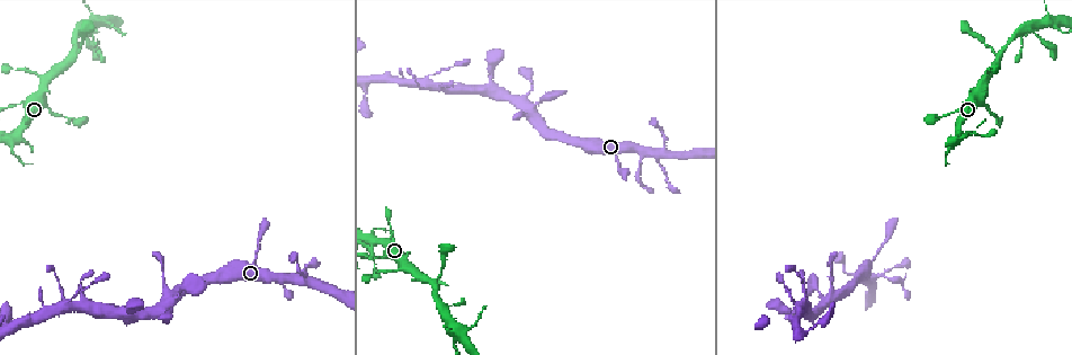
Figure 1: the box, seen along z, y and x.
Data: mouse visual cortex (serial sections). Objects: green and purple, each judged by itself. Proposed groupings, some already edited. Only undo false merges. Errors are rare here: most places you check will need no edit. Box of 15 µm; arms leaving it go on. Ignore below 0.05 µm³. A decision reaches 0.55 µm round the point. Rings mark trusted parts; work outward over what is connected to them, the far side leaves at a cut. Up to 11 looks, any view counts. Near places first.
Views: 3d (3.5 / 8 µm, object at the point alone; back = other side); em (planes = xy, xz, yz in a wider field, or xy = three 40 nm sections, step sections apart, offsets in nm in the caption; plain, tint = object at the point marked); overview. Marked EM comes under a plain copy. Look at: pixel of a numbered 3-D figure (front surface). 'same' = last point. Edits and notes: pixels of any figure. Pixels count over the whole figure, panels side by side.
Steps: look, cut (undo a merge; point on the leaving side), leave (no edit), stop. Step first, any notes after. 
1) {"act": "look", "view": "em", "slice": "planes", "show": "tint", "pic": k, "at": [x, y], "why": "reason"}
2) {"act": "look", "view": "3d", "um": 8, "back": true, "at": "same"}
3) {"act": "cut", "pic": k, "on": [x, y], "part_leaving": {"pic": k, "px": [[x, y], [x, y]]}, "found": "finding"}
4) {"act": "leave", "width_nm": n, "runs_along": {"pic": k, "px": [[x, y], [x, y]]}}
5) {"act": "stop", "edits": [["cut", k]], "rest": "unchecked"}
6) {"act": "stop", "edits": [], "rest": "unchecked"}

{"act": "look", "view": "3d", "um": 8, "pic": 1, "at": [960, 134], "why": "abrupt turn"}

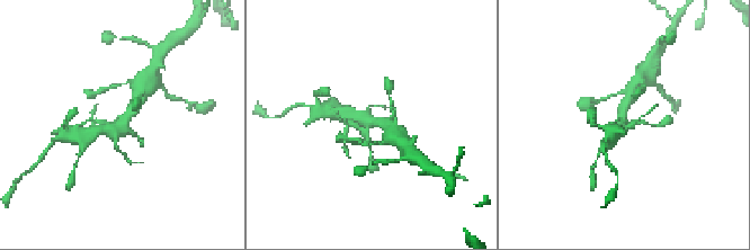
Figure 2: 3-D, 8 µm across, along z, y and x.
{"act": "look", "view": "em", "slice": "xy", "step": 5, "show": "tint", "pic": 2, "at": [116, 124], "why": "need the tissue"}

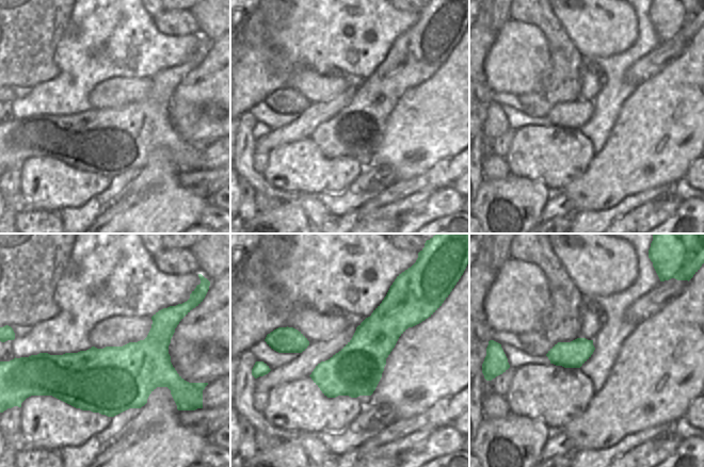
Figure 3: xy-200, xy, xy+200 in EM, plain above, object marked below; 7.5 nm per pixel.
{"act": "leave", "runs_along": {"pic": 2, "px": [[140, 100], [114, 131], [94, 127]]}, "found": "one cell here"}

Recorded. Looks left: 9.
{"act": "look", "view": "em", "slice": "planes", "show": "tint", "pic": 1, "at": [72, 54], "why": "branch point"}

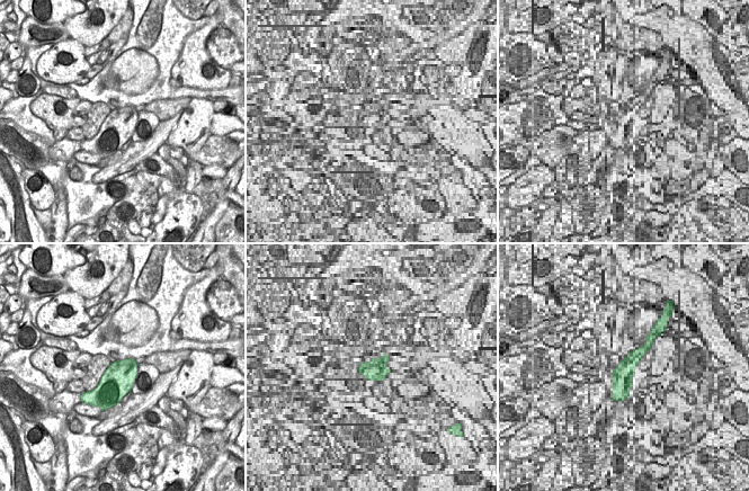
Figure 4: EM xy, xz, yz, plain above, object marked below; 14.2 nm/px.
{"act": "look", "view": "3d", "um": 3.5, "at": "same"}

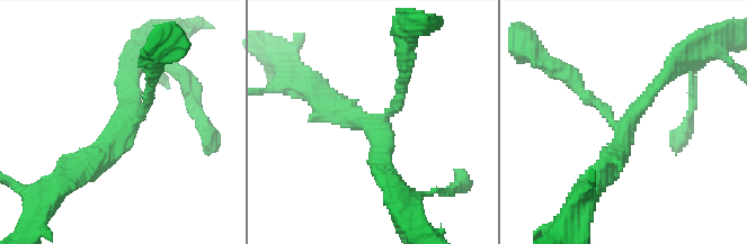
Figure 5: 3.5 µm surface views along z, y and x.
{"act": "leave", "width_nm": 460, "runs_along": {"pic": 5, "px": [[598, 177], [670, 70]]}, "found": "one cell here"}

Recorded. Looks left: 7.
{"act": "look", "view": "3d", "um": 3.5, "pic": 1, "at": [533, 84]}

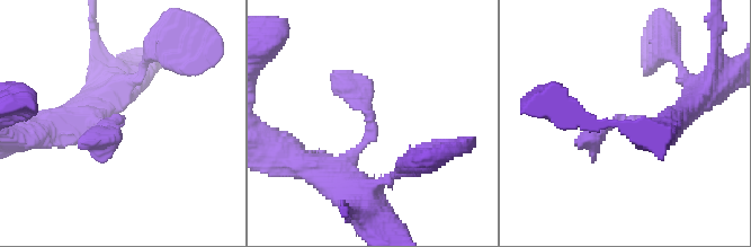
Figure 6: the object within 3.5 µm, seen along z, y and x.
{"act": "look", "view": "em", "slice": "xy", "step": 2, "show": "tint", "pic": 6, "at": [116, 119]}

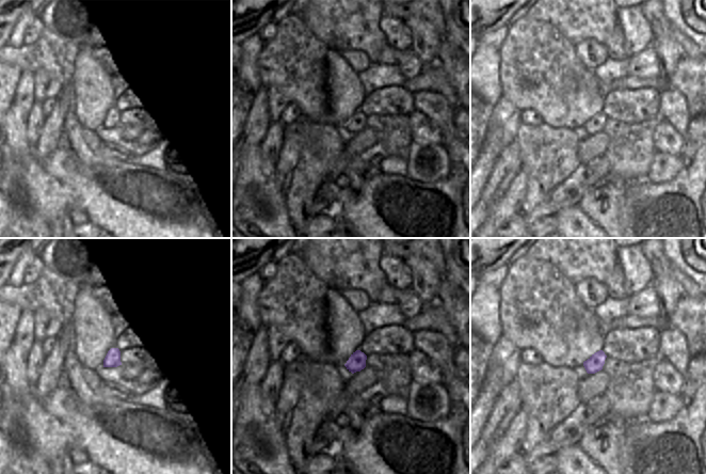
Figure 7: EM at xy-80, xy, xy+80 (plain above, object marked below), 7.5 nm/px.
{"act": "look", "view": "em", "slice": "xy", "step": 1, "show": "tint", "at": "same"}

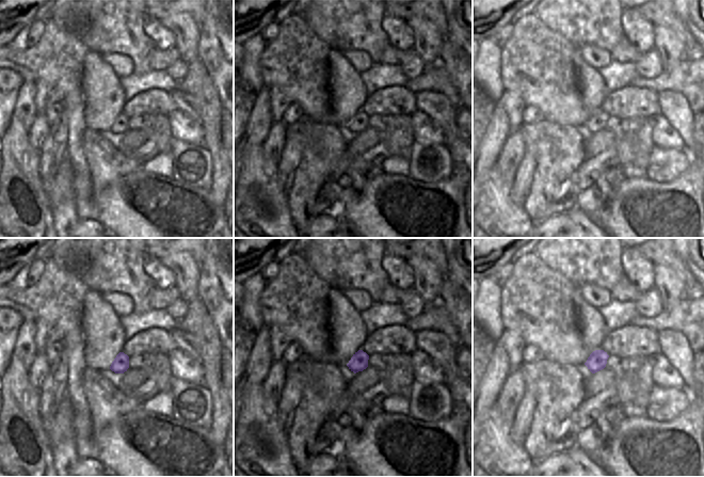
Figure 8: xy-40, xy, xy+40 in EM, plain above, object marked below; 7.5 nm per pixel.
{"act": "leave", "runs_along": {"pic": 6, "px": [[685, 111], [671, 124], [613, 121], [579, 149]]}, "found": "continuous, no second cell"}

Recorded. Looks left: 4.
{"act": "look", "view": "3d", "um": 3.5, "pic": 1, "at": [64, 306], "why": "sharp bend"}

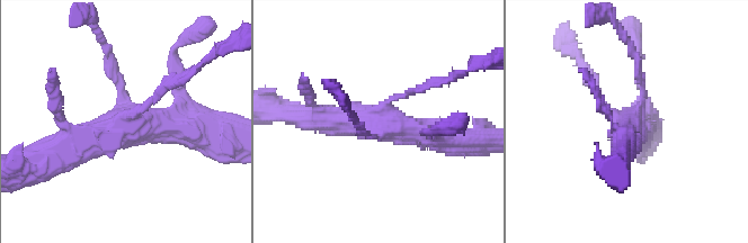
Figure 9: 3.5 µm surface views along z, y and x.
{"act": "leave", "runs_along": {"pic": 9, "px": [[207, 126], [121, 126], [61, 150]]}, "found": "continuous, no second cell"}

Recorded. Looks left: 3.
{"act": "stop", "edits": [], "rest": "unchecked"}

